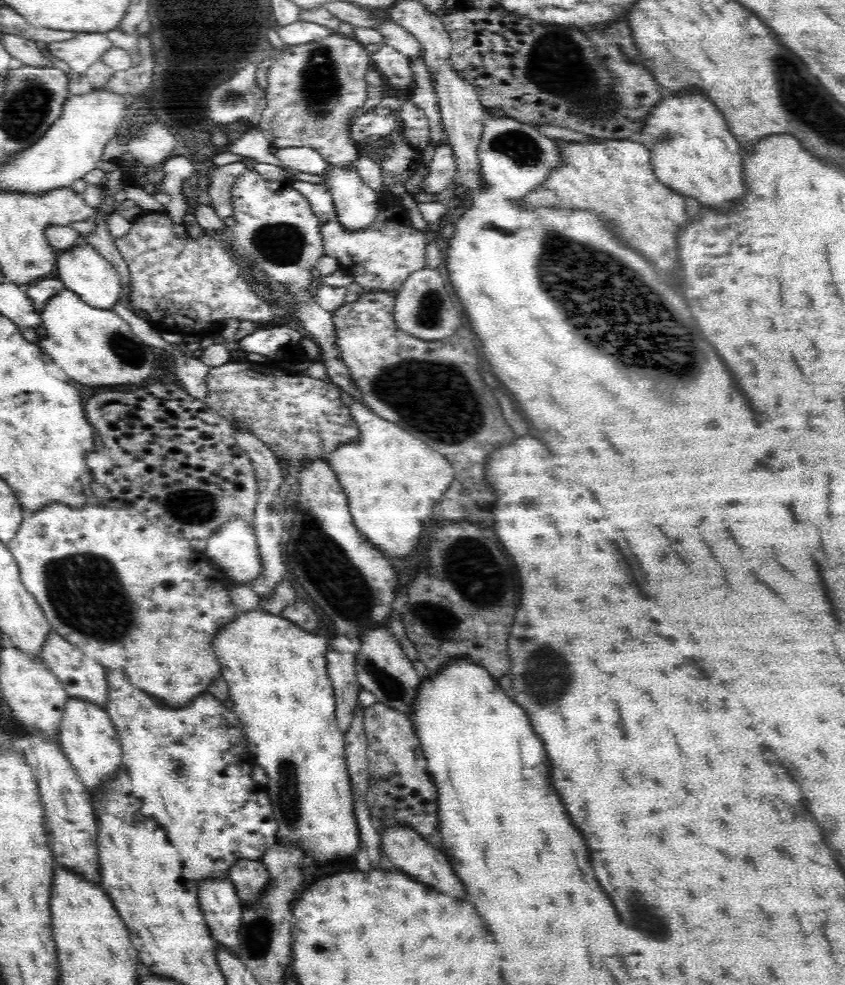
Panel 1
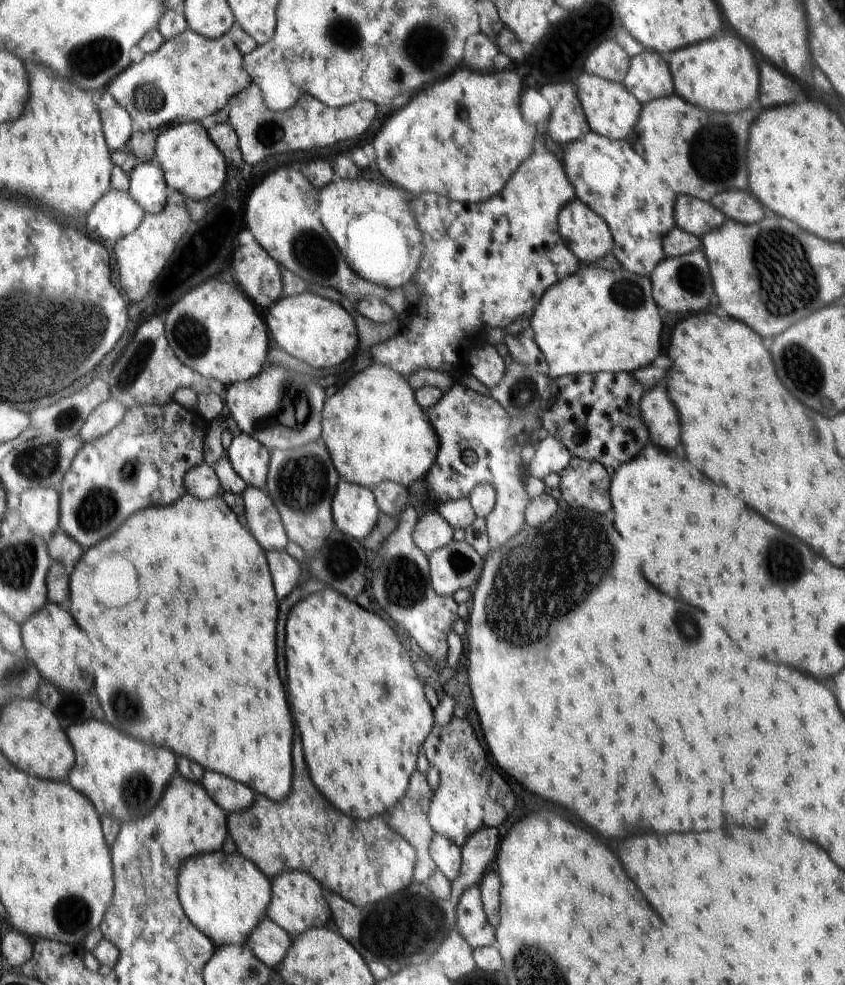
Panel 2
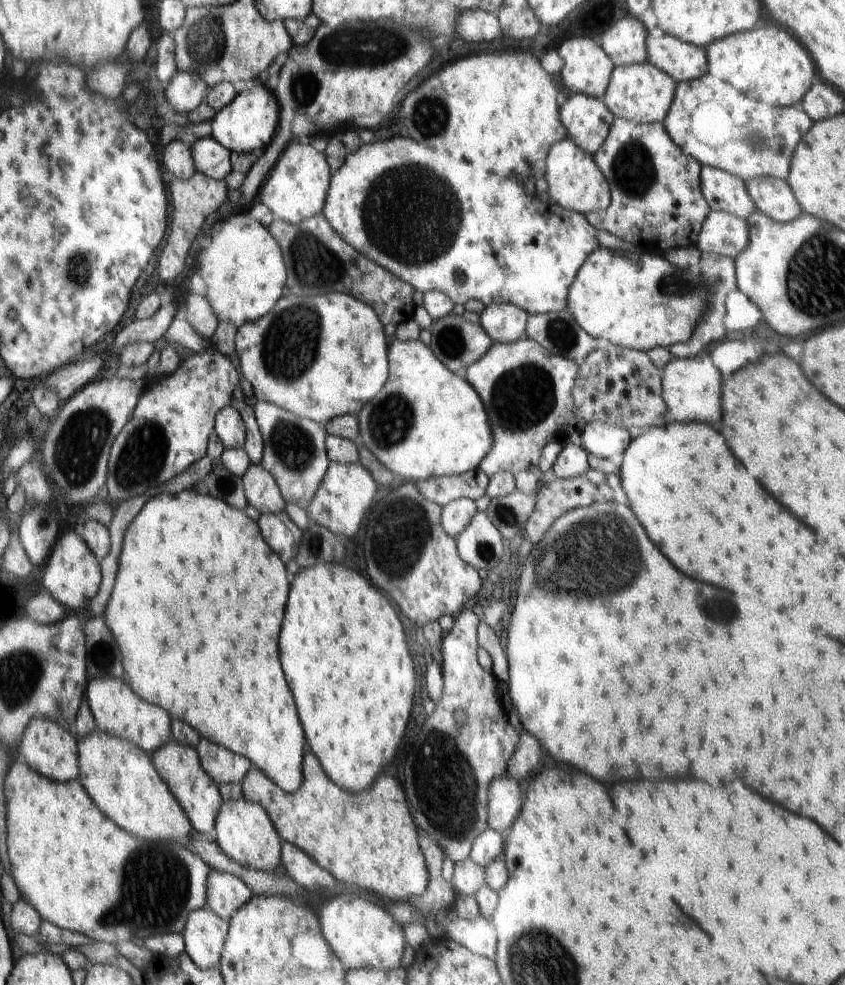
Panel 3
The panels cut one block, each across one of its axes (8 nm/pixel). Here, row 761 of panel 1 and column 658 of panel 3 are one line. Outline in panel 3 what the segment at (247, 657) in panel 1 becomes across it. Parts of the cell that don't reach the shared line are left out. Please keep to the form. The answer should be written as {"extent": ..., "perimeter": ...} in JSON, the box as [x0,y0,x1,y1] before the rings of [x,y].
{"extent":[567,246,709,352],"perimeter":[[[599,246],[577,273],[568,292],[567,304],[576,322],[594,339],[605,339],[617,346],[648,352],[655,347],[669,348],[690,341],[694,330],[706,318],[709,289],[700,274],[677,268],[664,255],[647,253],[640,248],[636,252],[626,252]]]}

